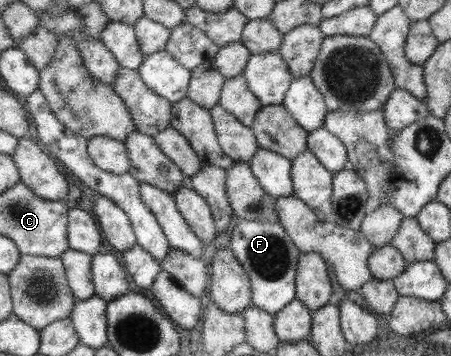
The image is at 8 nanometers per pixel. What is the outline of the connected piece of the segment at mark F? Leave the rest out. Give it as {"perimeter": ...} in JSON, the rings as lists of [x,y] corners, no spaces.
{"perimeter":[[[237,219],[230,232],[230,246],[249,273],[253,285],[253,304],[275,315],[297,298],[297,266],[303,253],[282,223]]]}

